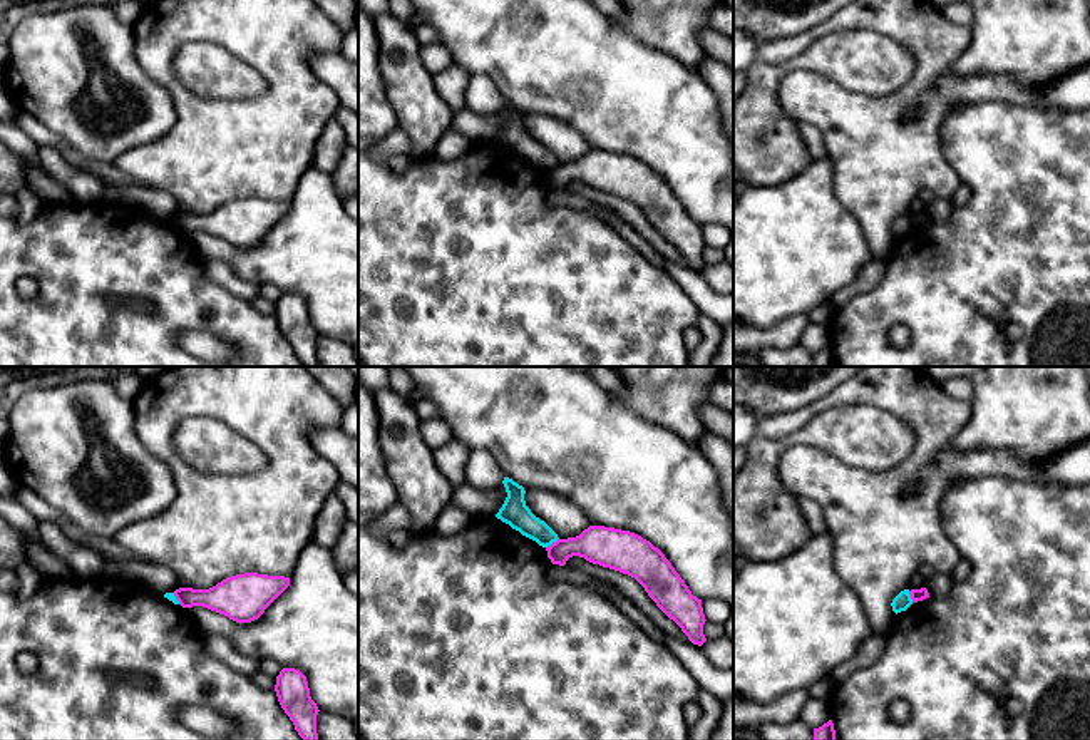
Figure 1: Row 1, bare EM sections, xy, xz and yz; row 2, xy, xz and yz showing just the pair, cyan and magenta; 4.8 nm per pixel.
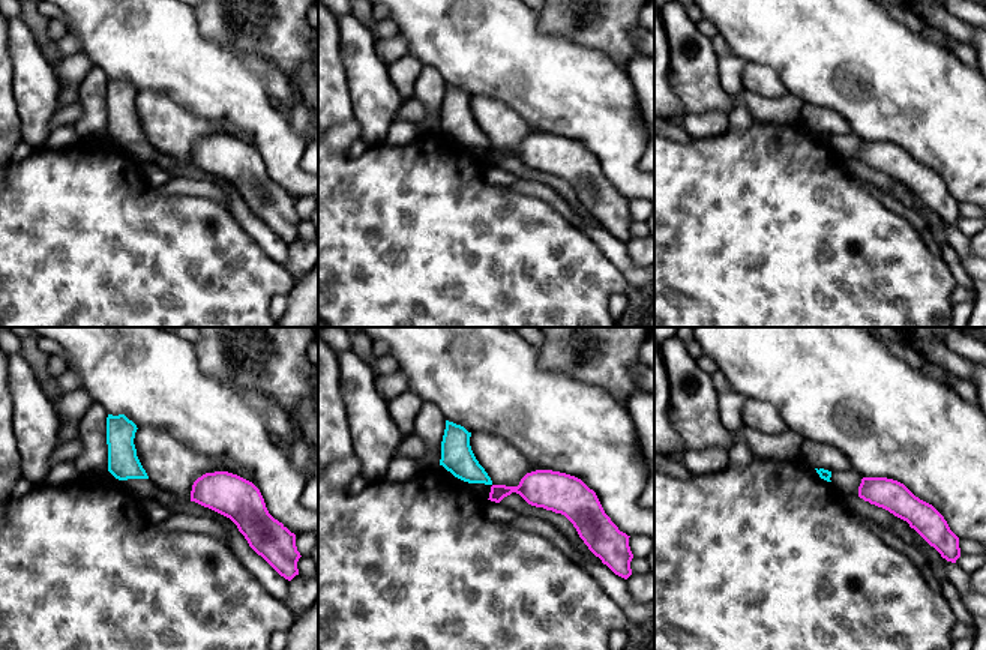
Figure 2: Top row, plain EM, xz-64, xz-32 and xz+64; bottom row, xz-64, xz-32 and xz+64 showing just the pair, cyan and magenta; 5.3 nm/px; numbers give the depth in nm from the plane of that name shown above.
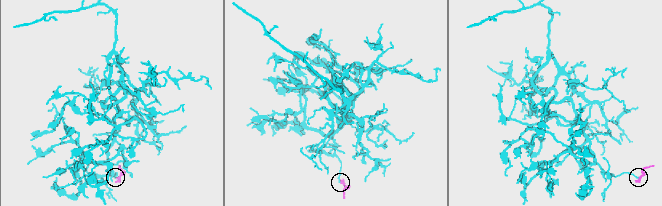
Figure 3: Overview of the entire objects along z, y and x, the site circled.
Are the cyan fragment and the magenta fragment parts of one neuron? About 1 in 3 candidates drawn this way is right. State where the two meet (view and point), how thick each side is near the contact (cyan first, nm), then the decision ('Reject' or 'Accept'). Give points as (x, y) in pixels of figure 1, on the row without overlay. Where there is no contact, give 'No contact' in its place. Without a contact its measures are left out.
Touches cyan at xz (551, 168). Thickness 130 nm (cyan) against 190 nm. Reject

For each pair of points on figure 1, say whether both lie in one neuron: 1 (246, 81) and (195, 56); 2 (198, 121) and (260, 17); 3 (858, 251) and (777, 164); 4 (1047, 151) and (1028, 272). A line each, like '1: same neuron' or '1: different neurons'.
1: same neuron
2: same neuron
3: different neurons
4: same neuron

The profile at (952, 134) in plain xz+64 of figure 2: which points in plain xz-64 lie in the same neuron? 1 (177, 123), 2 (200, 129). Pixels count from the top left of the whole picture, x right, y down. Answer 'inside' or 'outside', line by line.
1: outside
2: outside

